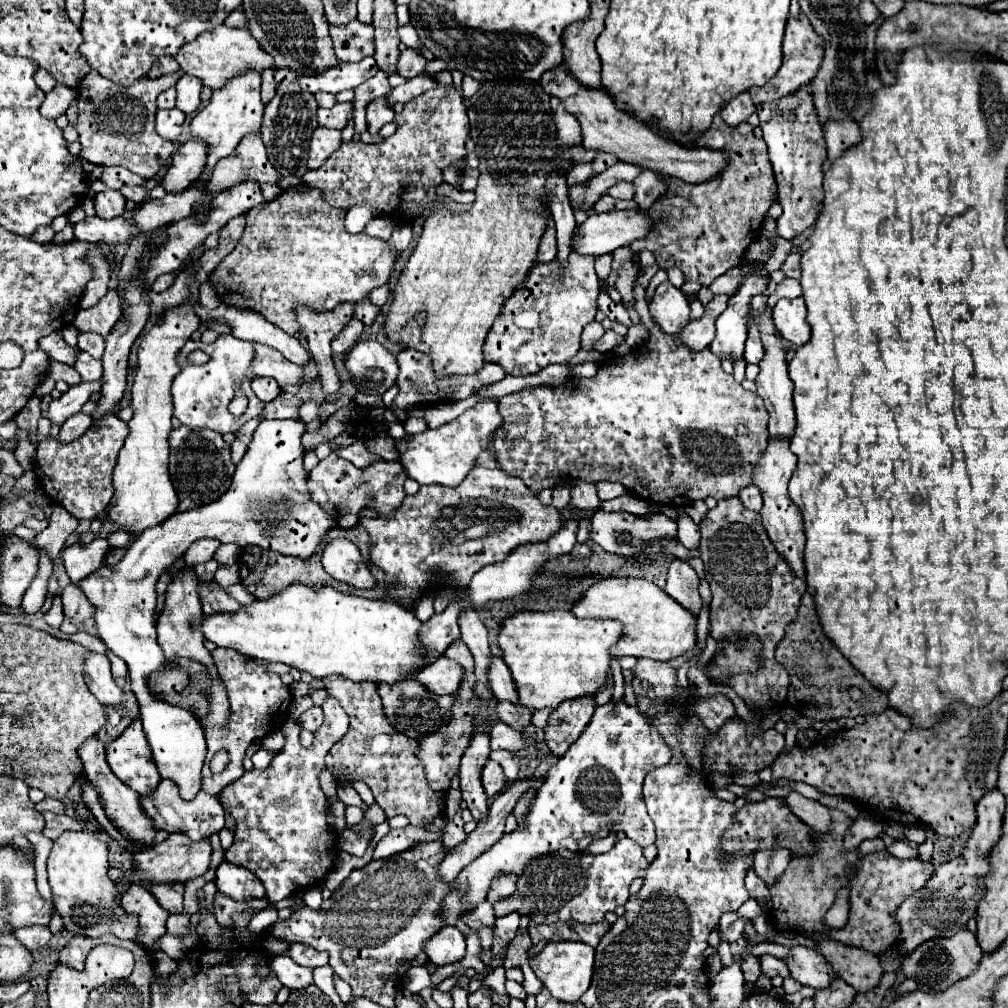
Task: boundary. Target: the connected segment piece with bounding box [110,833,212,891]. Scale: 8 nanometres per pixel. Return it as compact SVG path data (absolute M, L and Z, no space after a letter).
M172 833L160 845L154 845L148 851L136 853L138 869L132 869L132 871L124 873L120 869L110 867L110 879L114 879L116 885L122 891L128 889L132 883L142 885L142 887L148 887L152 883L186 883L188 879L200 877L200 875L204 875L208 871L210 857L212 857L212 845L210 845L208 839L204 839L204 841L190 841L182 833Z

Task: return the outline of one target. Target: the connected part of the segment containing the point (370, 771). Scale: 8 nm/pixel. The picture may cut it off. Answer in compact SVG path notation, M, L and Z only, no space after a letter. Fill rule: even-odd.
M328 675L322 681L324 689L338 699L350 717L348 733L326 755L326 767L332 771L334 779L338 783L364 781L372 789L376 803L384 809L388 819L394 815L406 815L414 827L422 827L424 821L444 815L446 795L432 793L432 789L428 789L424 767L420 767L420 759L414 755L418 741L392 729L382 711L378 685L372 685L370 681L356 683L340 675Z

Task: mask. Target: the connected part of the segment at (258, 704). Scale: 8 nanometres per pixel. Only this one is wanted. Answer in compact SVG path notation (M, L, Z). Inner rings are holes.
M218 647L212 651L212 659L218 669L216 675L222 681L222 685L226 687L226 695L230 701L230 715L228 715L226 727L214 727L214 729L204 731L207 753L202 768L202 775L204 775L202 790L206 791L208 795L218 795L224 787L228 787L230 783L242 777L244 755L246 755L248 745L256 739L264 739L266 735L270 735L274 727L280 729L284 717L288 719L288 707L290 707L292 695L290 695L290 689L282 683L280 675L268 671L264 665L256 663L254 659L248 659L236 653L234 649ZM220 749L226 749L230 753L230 763L220 775L214 775L210 770L210 759Z

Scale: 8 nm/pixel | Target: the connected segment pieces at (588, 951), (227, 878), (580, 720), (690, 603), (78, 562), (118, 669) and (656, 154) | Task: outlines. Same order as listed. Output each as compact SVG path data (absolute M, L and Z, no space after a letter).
M560 941L548 943L540 953L530 957L530 967L542 985L558 999L558 1001L578 1001L582 993L590 987L592 971L594 971L594 949L576 941Z
M222 861L216 869L216 887L220 893L232 897L232 899L248 899L248 897L264 897L264 887L260 879L240 865L232 865L228 861Z
M588 693L580 699L564 701L552 711L544 729L544 741L556 757L562 757L570 749L570 745L580 737L594 713L594 707L596 695Z
M672 561L670 569L668 569L668 581L666 581L666 593L680 603L684 609L688 609L694 617L698 617L700 609L702 609L702 599L698 595L698 575L696 571L690 567L688 561Z
M96 537L90 543L74 543L62 551L64 567L72 583L80 583L84 577L94 573L104 565L104 557L110 545L106 539Z
M106 651L106 655L108 655L110 663L112 663L112 675L114 675L114 681L118 683L118 687L124 687L124 683L126 683L126 675L128 675L126 663L124 663L118 655L114 655L112 651Z
M566 65L548 69L540 77L540 85L542 85L544 93L550 93L550 97L558 97L562 101L562 105L566 107L566 111L576 115L576 119L582 125L582 137L584 137L582 147L584 149L612 153L614 157L618 157L618 161L656 171L660 175L676 177L676 179L682 179L684 183L710 181L712 177L722 173L724 167L728 165L728 157L724 153L718 153L712 149L700 149L700 147L686 149L664 137L658 137L646 123L638 121L636 117L628 115L626 111L616 109L616 105L608 93L604 93L602 89L588 89L580 81L576 81L576 77L572 77L572 73L568 73Z

